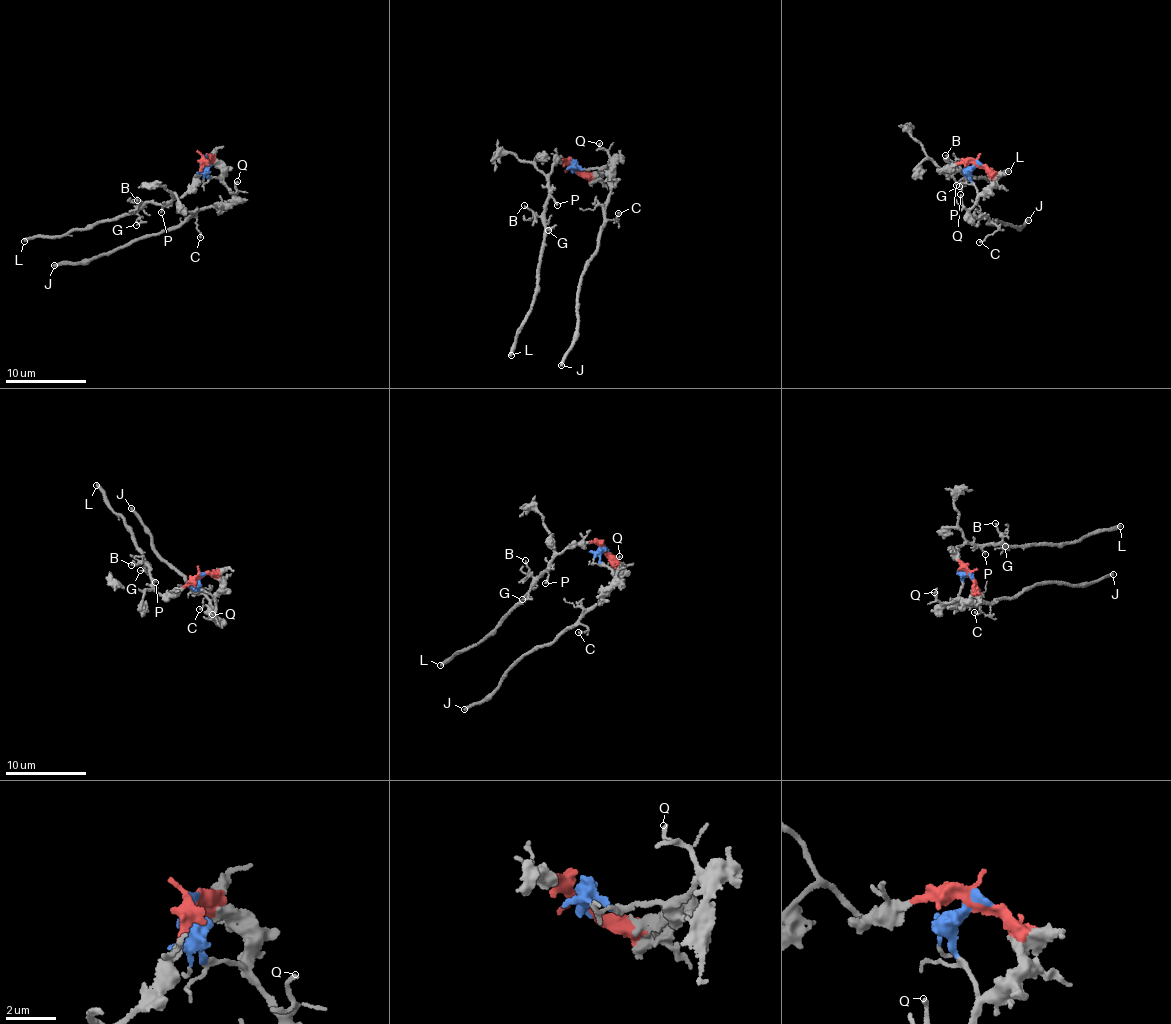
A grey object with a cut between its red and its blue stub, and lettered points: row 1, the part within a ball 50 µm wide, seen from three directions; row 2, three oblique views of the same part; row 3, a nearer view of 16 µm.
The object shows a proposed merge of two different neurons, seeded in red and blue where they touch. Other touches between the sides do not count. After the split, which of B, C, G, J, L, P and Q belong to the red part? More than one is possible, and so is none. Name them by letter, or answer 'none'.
B, G, L, P

